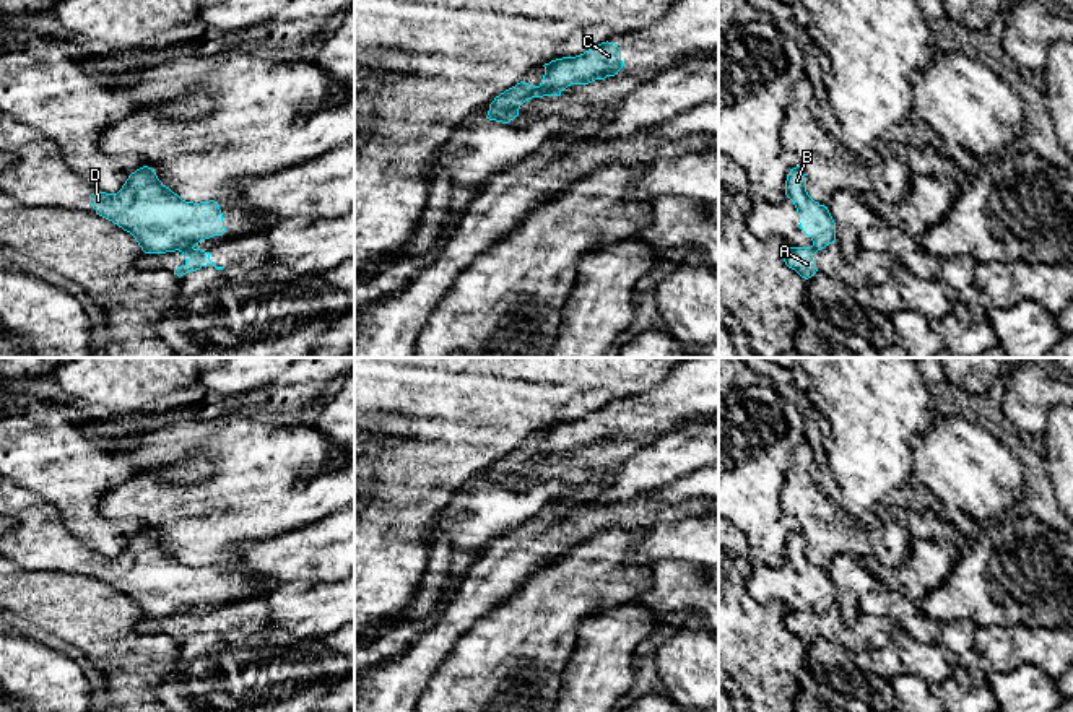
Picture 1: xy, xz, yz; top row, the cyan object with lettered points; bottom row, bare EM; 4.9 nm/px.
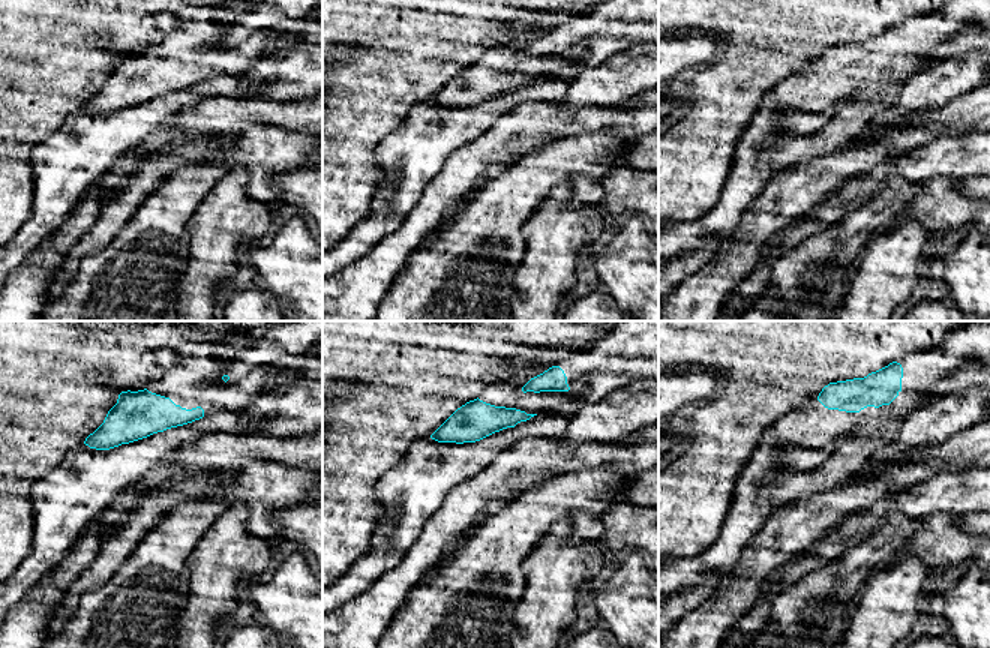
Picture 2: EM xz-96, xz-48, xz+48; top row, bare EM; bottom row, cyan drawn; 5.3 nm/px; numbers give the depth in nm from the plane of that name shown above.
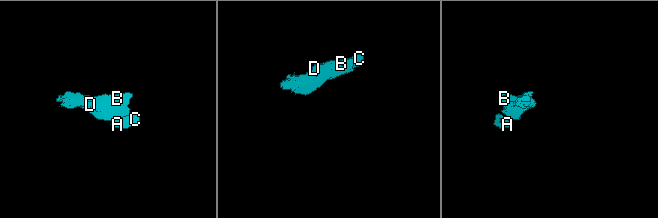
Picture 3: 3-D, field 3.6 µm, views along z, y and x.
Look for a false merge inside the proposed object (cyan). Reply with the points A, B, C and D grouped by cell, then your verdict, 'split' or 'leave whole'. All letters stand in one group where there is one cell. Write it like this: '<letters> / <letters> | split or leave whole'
A C / B D | split

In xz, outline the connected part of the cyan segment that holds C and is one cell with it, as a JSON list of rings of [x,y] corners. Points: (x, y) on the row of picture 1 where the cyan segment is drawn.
[[[606,41],[580,55],[556,59],[543,67],[540,88],[561,93],[571,85],[589,85],[618,75],[623,68],[621,49]]]

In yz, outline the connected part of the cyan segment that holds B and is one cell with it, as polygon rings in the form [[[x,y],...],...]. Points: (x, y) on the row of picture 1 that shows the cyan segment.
[[[801,167],[790,169],[785,180],[785,195],[793,202],[800,229],[813,241],[813,249],[821,250],[836,241],[836,223],[828,206],[815,202],[806,192],[806,177]]]

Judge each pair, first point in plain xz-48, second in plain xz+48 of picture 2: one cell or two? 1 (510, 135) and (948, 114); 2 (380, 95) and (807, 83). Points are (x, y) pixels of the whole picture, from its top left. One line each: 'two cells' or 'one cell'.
1: two cells
2: two cells

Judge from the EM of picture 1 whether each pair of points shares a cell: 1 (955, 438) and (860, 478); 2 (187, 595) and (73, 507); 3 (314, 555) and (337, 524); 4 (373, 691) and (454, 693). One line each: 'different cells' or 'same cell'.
1: different cells
2: different cells
3: same cell
4: different cells

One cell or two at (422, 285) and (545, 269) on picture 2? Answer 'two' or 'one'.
two

